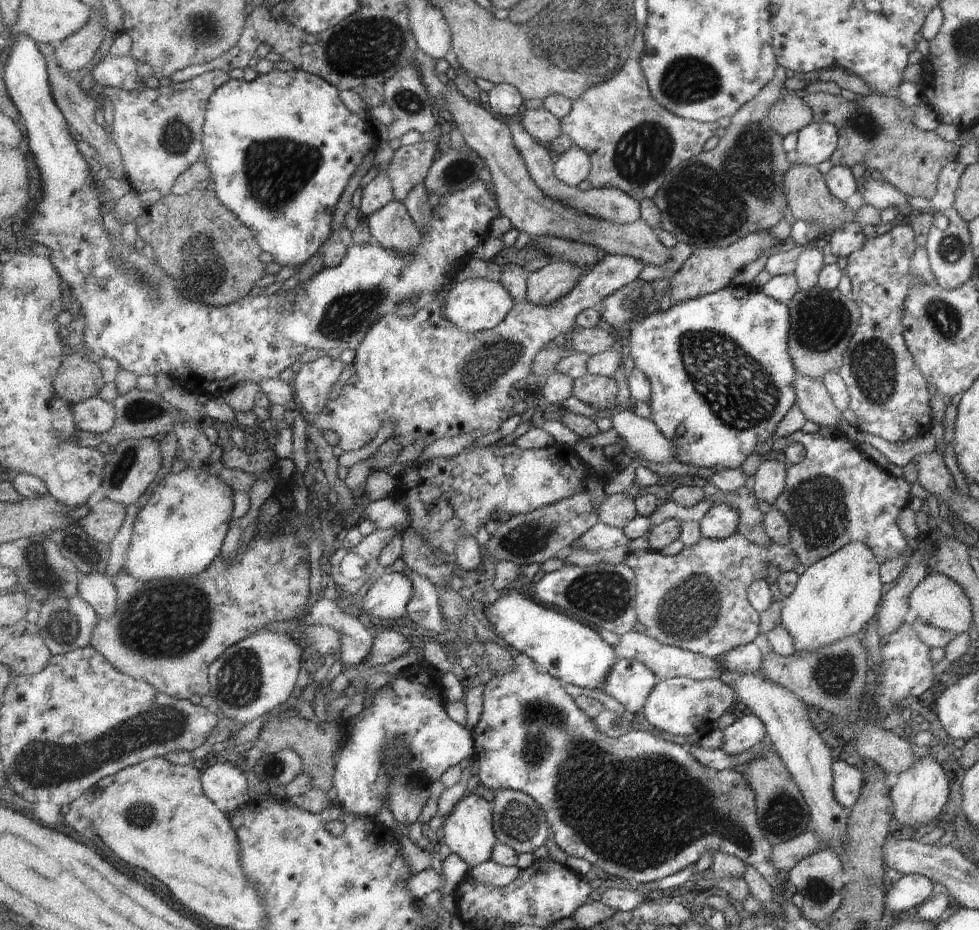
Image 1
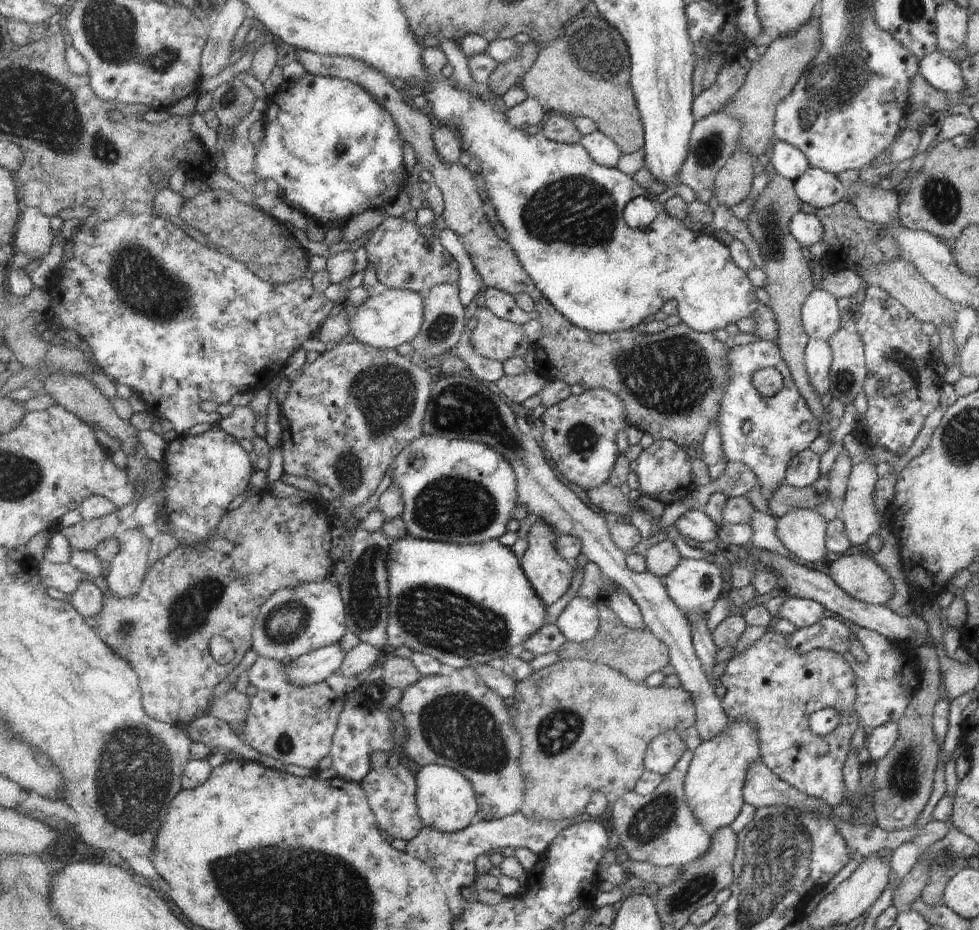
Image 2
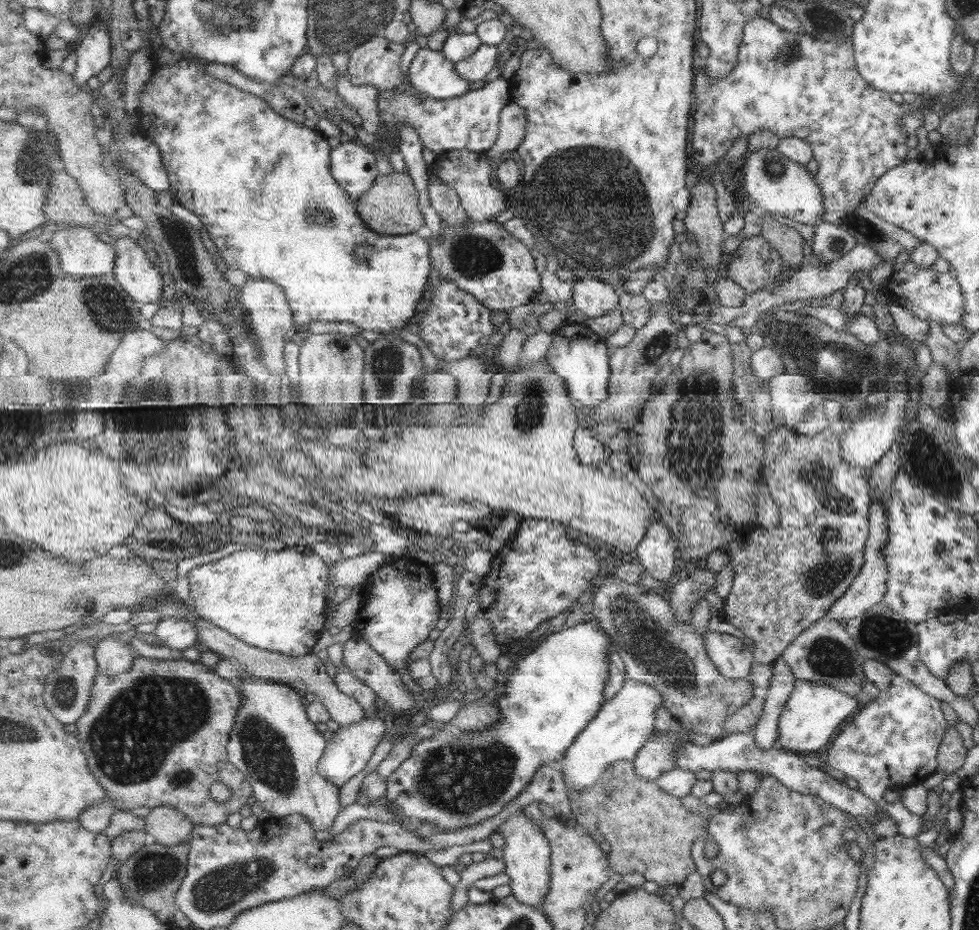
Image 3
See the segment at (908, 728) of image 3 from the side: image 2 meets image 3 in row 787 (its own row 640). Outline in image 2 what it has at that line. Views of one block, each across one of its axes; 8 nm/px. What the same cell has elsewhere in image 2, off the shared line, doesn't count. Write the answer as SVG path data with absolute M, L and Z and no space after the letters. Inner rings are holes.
M860 627L852 633L867 654L865 662L856 662L851 667L855 686L853 712L857 718L857 727L866 731L887 722L896 722L901 718L907 704L920 686L920 669L913 656L914 648L905 642L897 642L881 636L879 633Z

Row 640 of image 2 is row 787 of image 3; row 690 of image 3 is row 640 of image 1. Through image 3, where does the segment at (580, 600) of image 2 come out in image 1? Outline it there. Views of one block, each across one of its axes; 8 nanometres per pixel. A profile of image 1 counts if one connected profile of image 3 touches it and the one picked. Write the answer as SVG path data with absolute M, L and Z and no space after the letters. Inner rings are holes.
M628 632L619 638L615 649L618 660L635 659L647 665L647 668L660 678L661 681L677 678L689 677L695 680L701 679L719 679L721 670L713 659L704 657L702 654L686 651L681 647L672 647L660 643L655 637L650 637L647 633Z

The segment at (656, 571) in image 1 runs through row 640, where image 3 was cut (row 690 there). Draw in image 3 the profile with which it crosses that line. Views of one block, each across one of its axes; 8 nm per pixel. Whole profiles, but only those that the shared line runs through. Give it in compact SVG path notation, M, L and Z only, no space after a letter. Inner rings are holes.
M621 582L621 591L616 590L616 587L612 585L613 589L604 589L603 591L598 591L593 593L593 614L585 614L589 617L597 620L600 627L607 633L610 634L612 640L612 648L615 655L619 655L621 660L625 665L625 672L629 678L639 682L645 682L648 685L654 686L659 692L664 696L665 708L673 716L673 718L683 724L685 728L689 728L691 732L697 732L705 734L705 736L710 736L713 738L721 738L722 722L735 712L738 708L747 706L746 702L753 698L753 686L747 678L741 679L725 679L722 675L719 675L717 668L711 663L709 656L706 654L704 636L700 635L695 626L691 625L689 622L684 622L684 620L678 620L673 613L673 607L669 603L668 595L664 592L659 592L652 586L644 584L644 586L637 586L637 584L627 584L627 582Z

